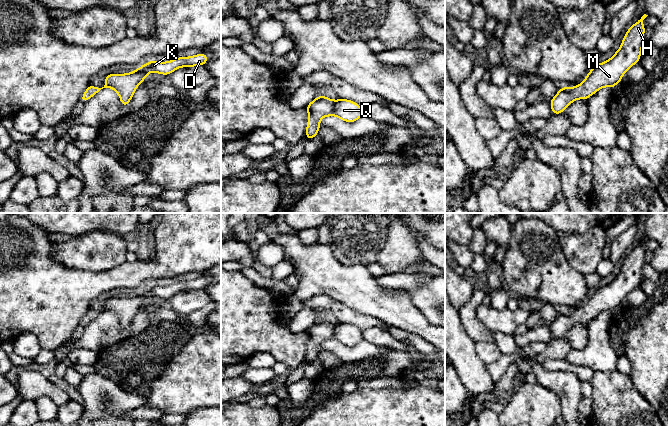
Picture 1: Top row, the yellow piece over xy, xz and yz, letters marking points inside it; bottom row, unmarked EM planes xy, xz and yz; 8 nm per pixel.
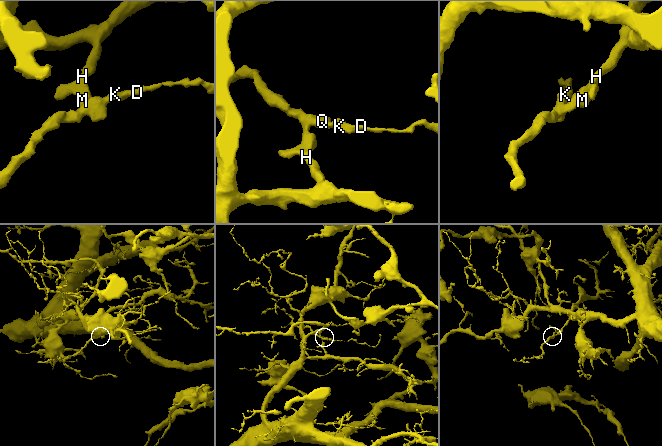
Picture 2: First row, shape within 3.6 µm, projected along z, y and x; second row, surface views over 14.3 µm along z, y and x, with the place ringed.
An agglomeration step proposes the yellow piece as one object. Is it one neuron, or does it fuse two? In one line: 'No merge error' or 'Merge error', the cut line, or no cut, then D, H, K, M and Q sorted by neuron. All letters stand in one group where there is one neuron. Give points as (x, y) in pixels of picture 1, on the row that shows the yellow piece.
No merge error. No split. Groups: D H K M Q

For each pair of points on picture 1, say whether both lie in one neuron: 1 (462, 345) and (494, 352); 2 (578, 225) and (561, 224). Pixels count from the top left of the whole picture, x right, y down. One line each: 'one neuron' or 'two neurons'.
1: two neurons
2: one neuron

